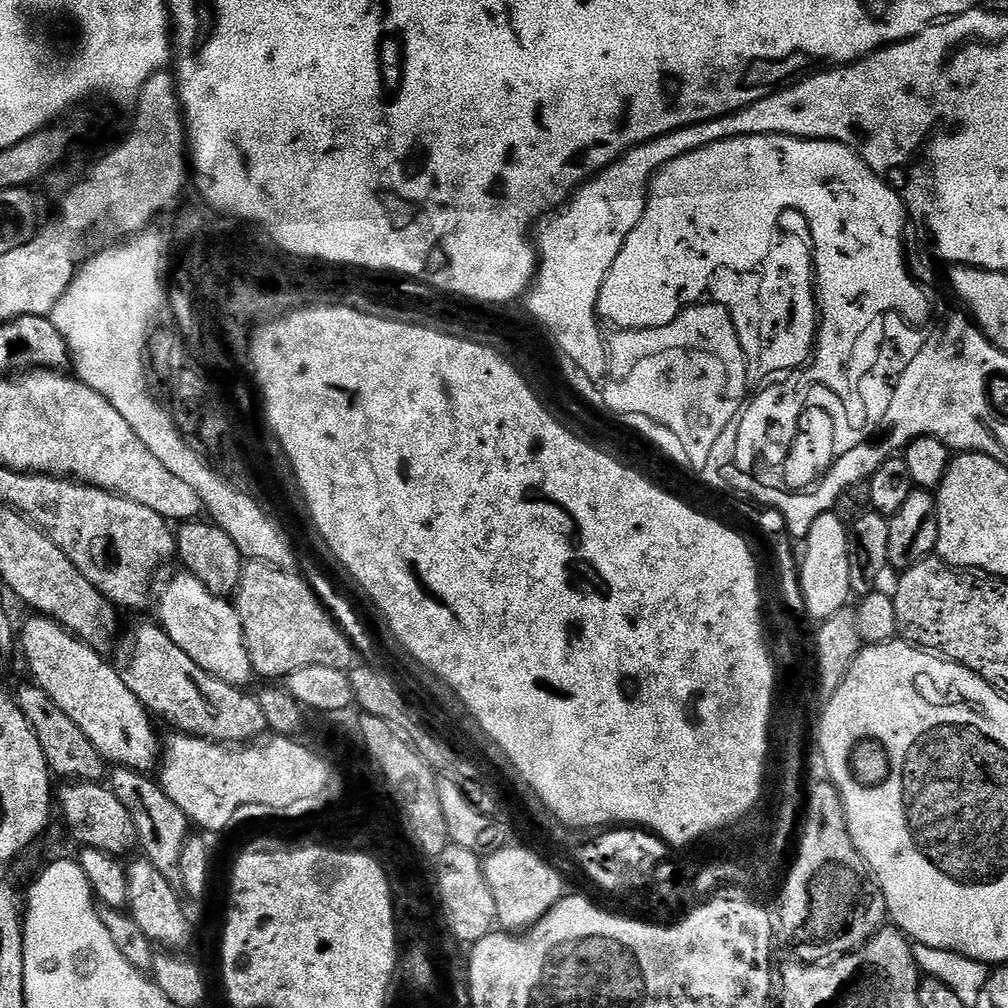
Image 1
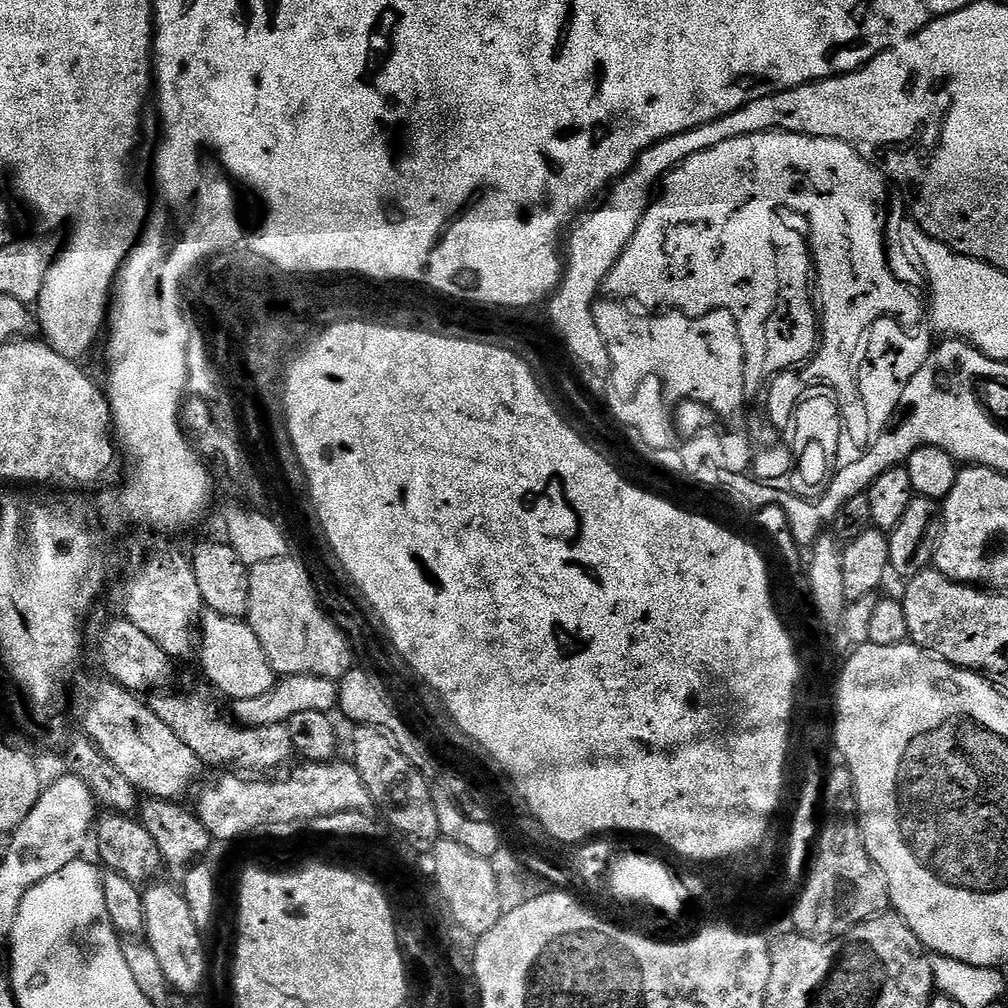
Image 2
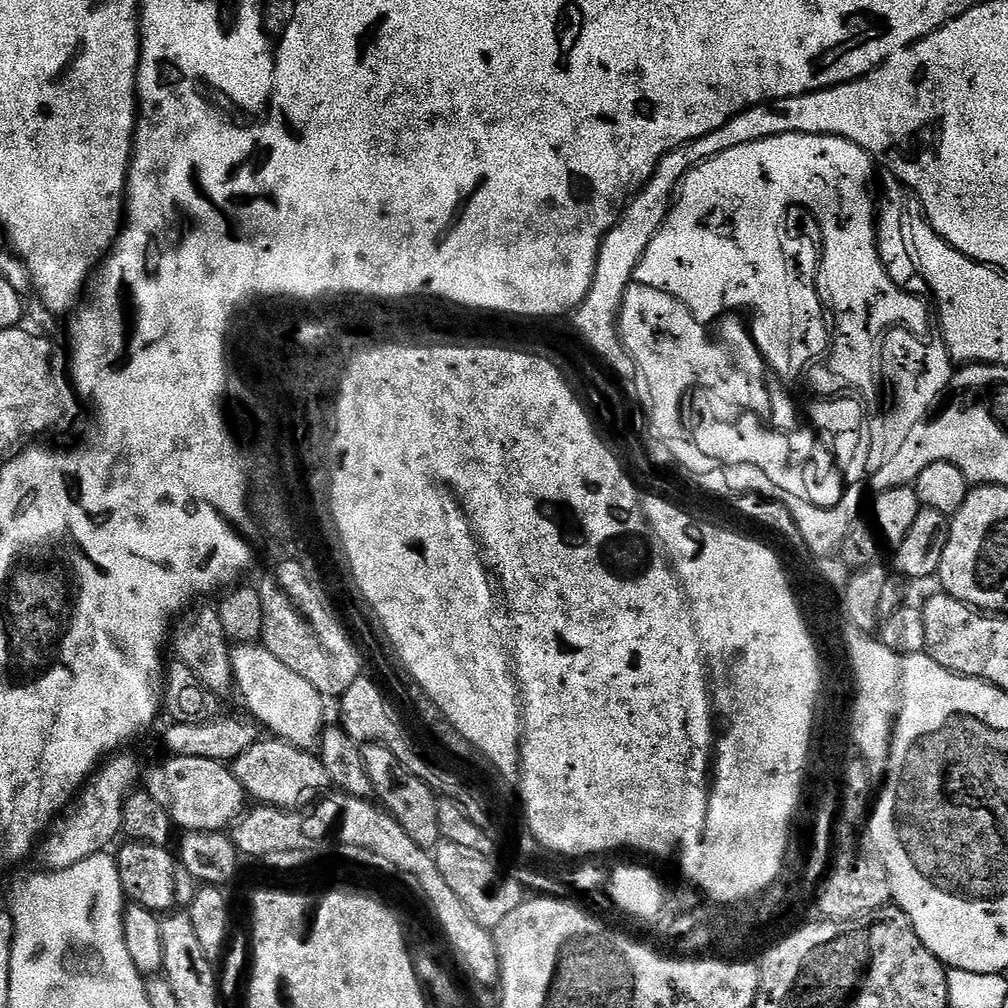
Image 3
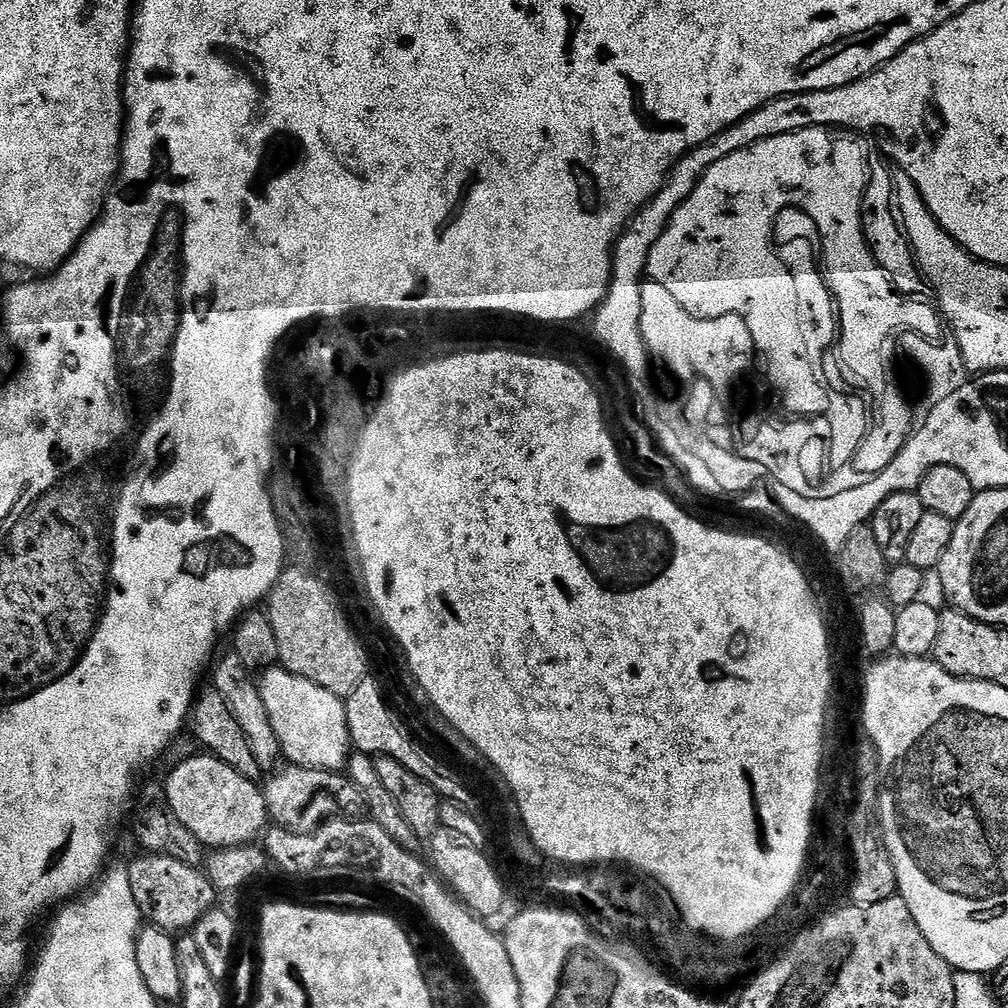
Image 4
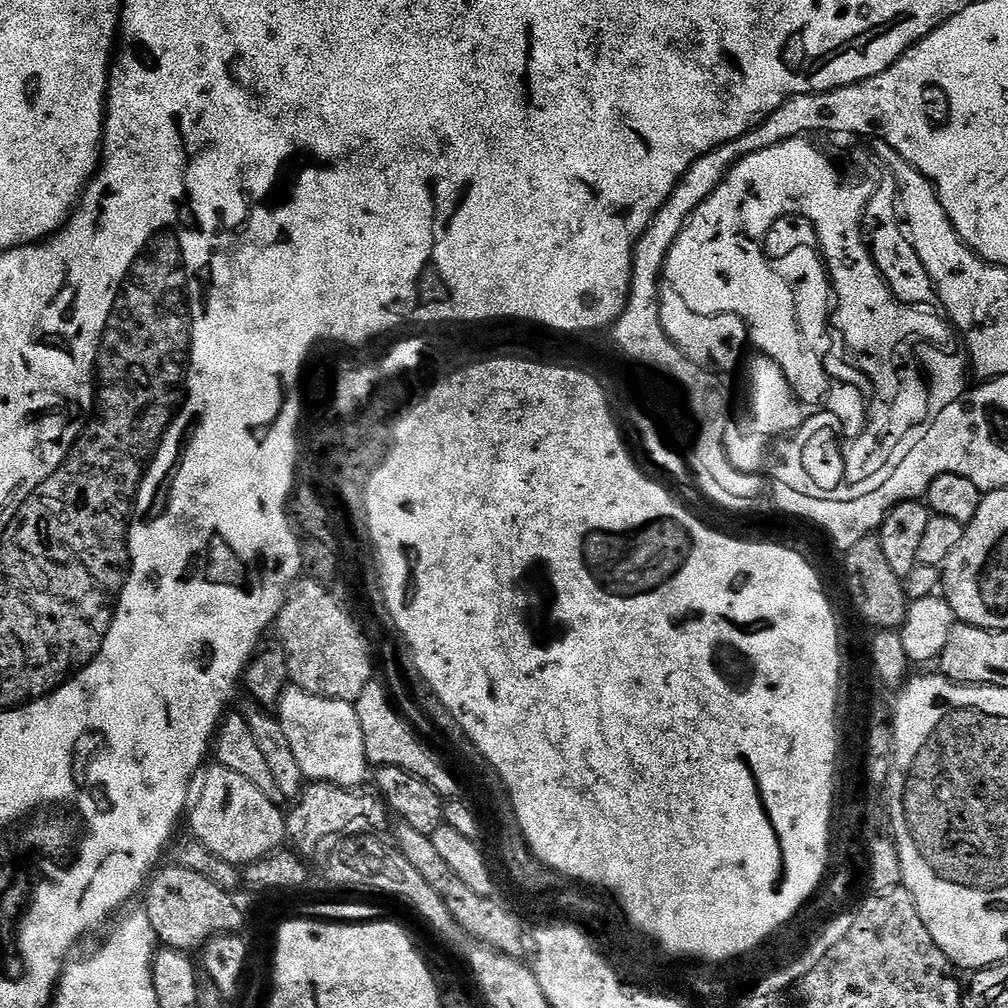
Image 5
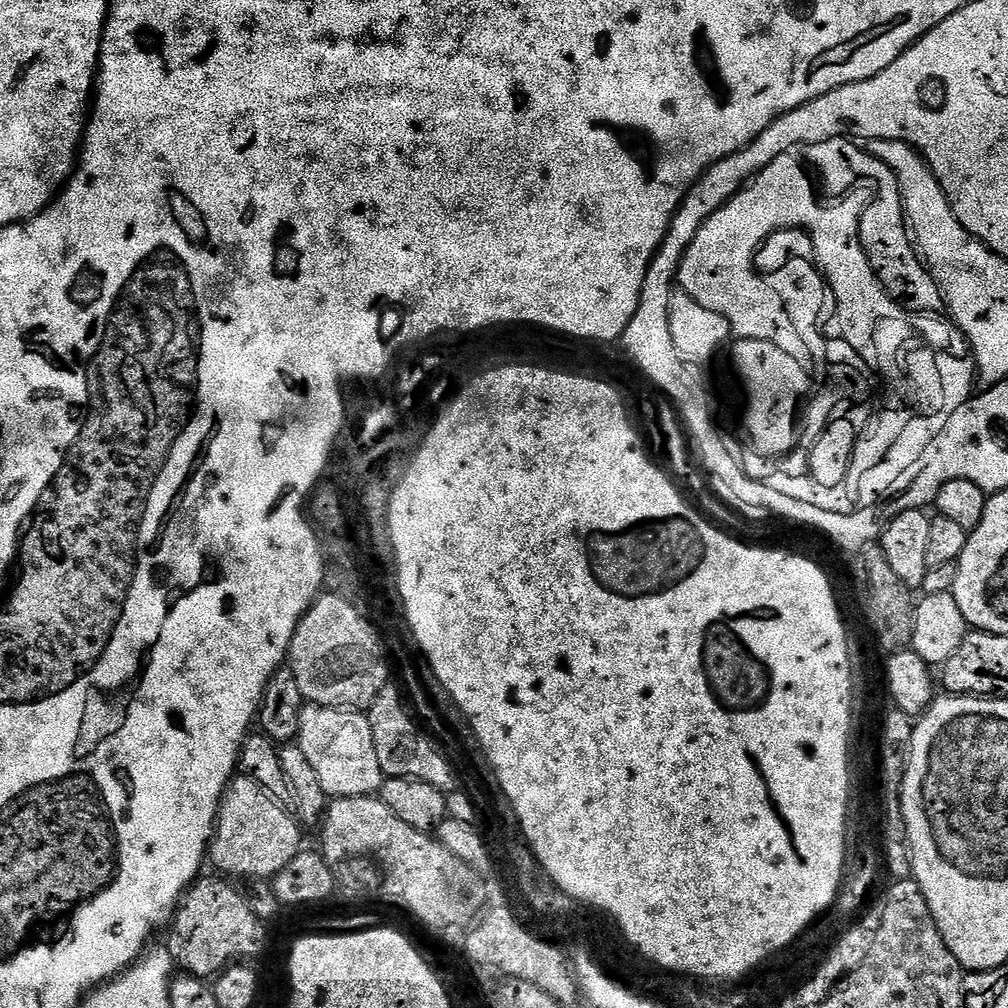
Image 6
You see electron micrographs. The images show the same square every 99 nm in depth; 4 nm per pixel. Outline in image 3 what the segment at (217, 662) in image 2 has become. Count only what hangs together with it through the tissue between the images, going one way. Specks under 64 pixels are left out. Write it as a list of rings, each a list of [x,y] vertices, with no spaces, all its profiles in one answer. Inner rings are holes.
[[[236,644],[232,651],[232,673],[236,679],[236,692],[244,699],[253,720],[272,731],[277,740],[284,740],[293,748],[312,750],[320,743],[320,734],[326,727],[324,721],[325,697],[302,674],[294,674],[290,666],[278,662],[270,650],[254,644]]]

